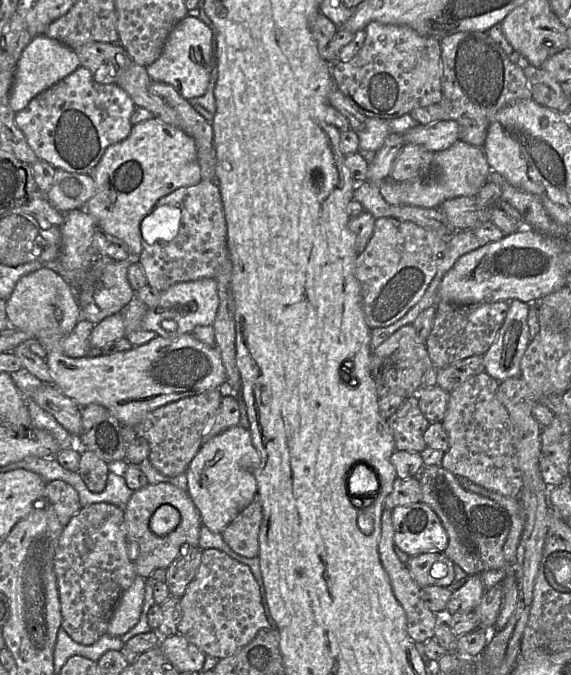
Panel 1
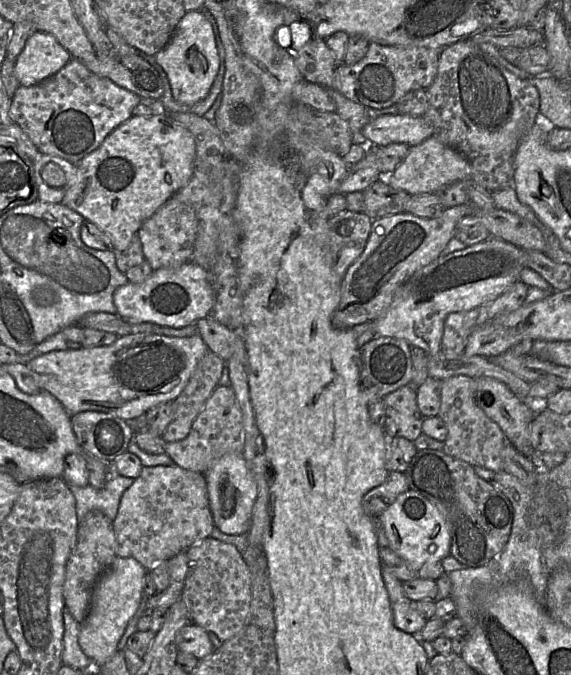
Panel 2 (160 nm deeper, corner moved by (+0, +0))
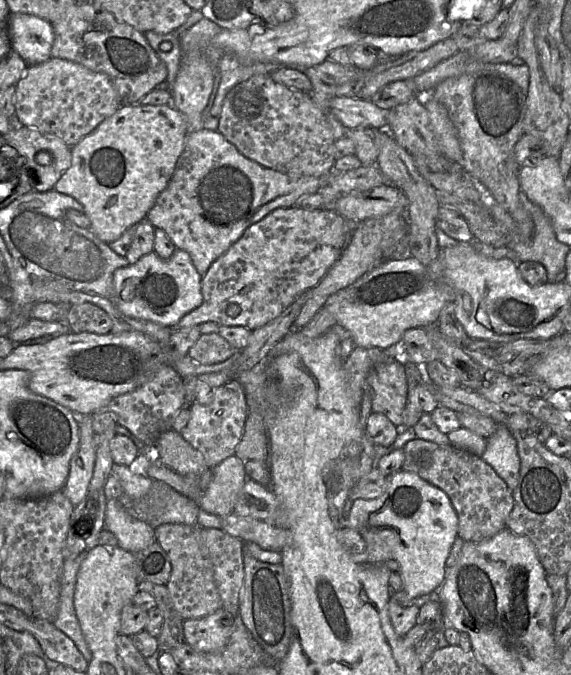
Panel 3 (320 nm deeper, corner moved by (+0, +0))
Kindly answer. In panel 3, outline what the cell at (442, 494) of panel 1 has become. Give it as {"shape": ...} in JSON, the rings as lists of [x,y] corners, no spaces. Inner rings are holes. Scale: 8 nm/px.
{"shape":[[[418,438],[408,442],[403,449],[405,461],[402,470],[418,475],[448,495],[458,515],[458,536],[465,542],[486,540],[506,528],[506,520],[514,505],[513,494],[505,481],[480,456],[458,449],[451,444],[439,445]]]}

